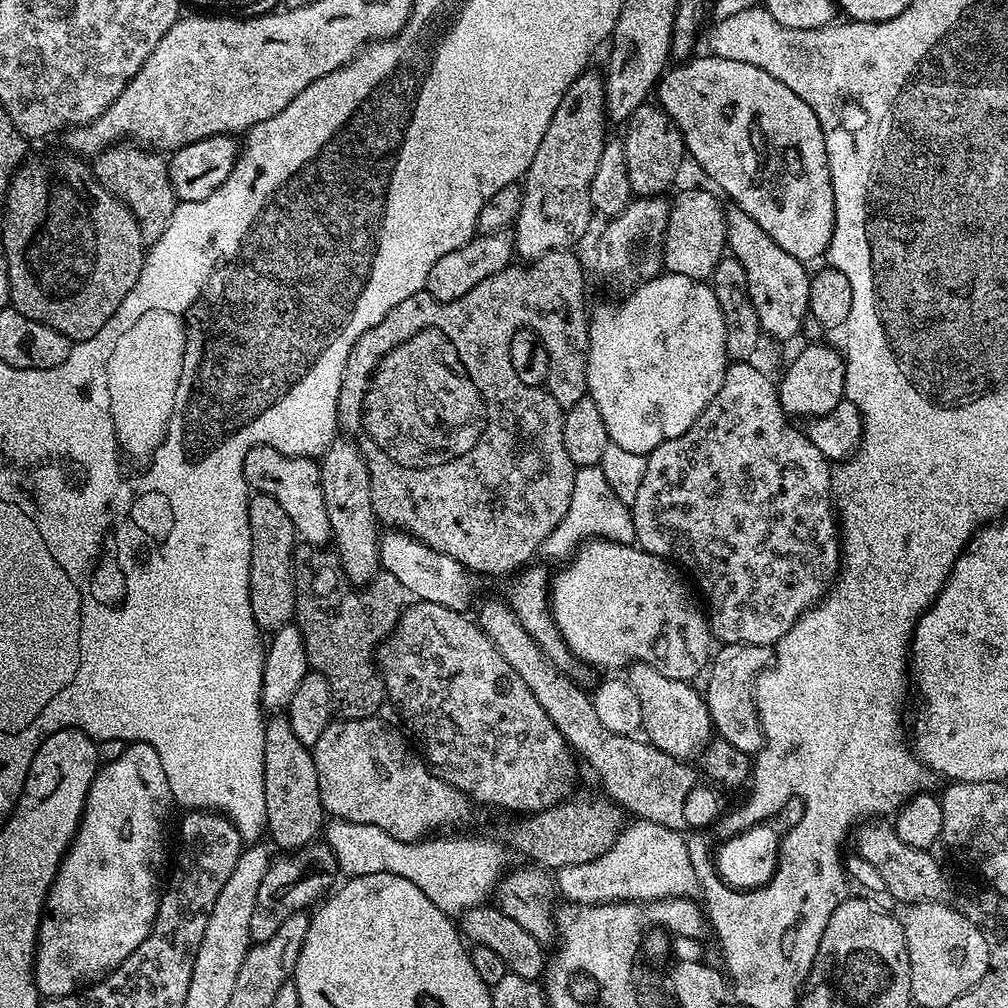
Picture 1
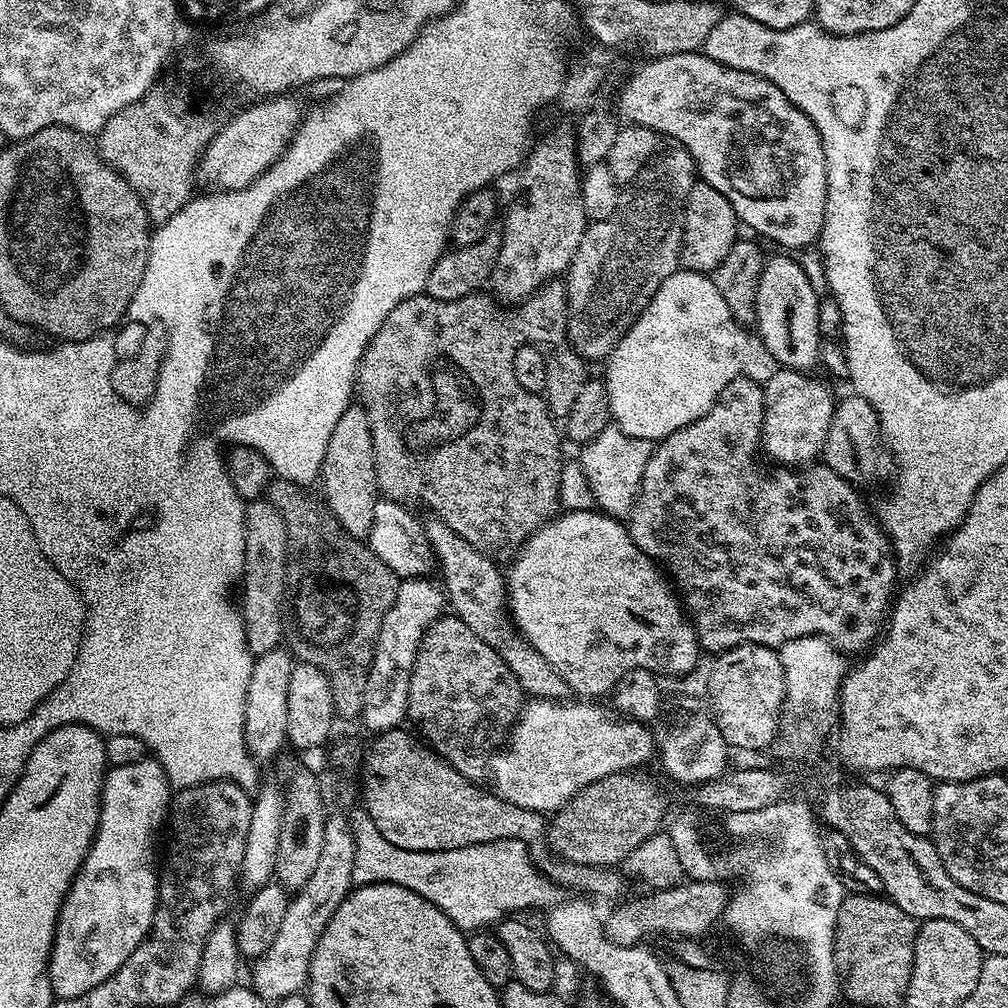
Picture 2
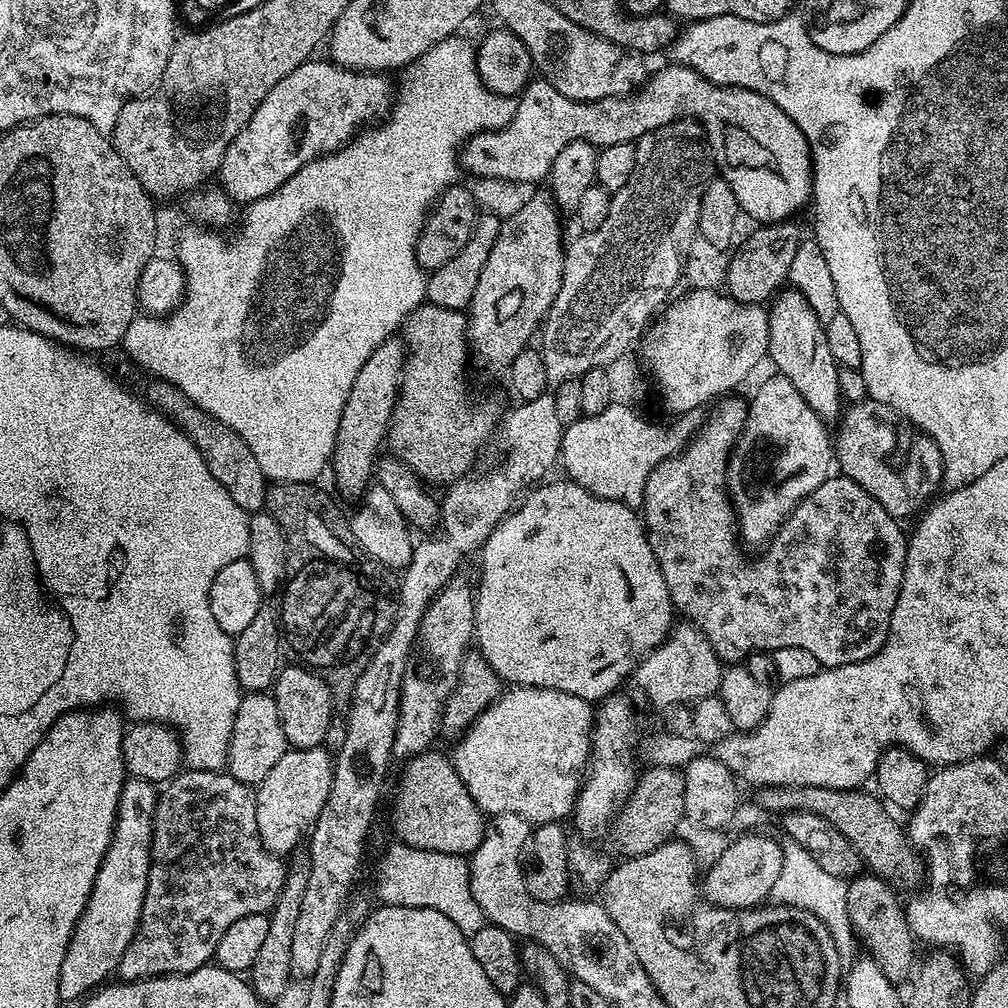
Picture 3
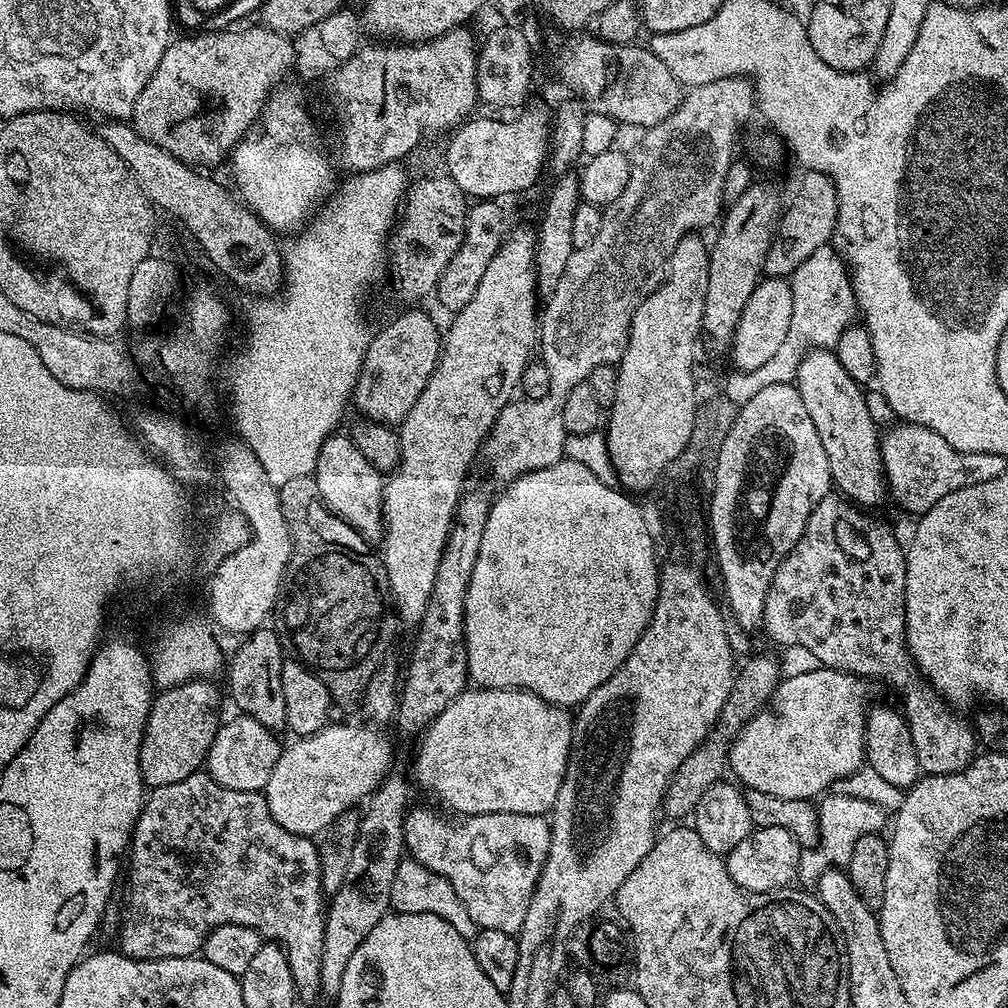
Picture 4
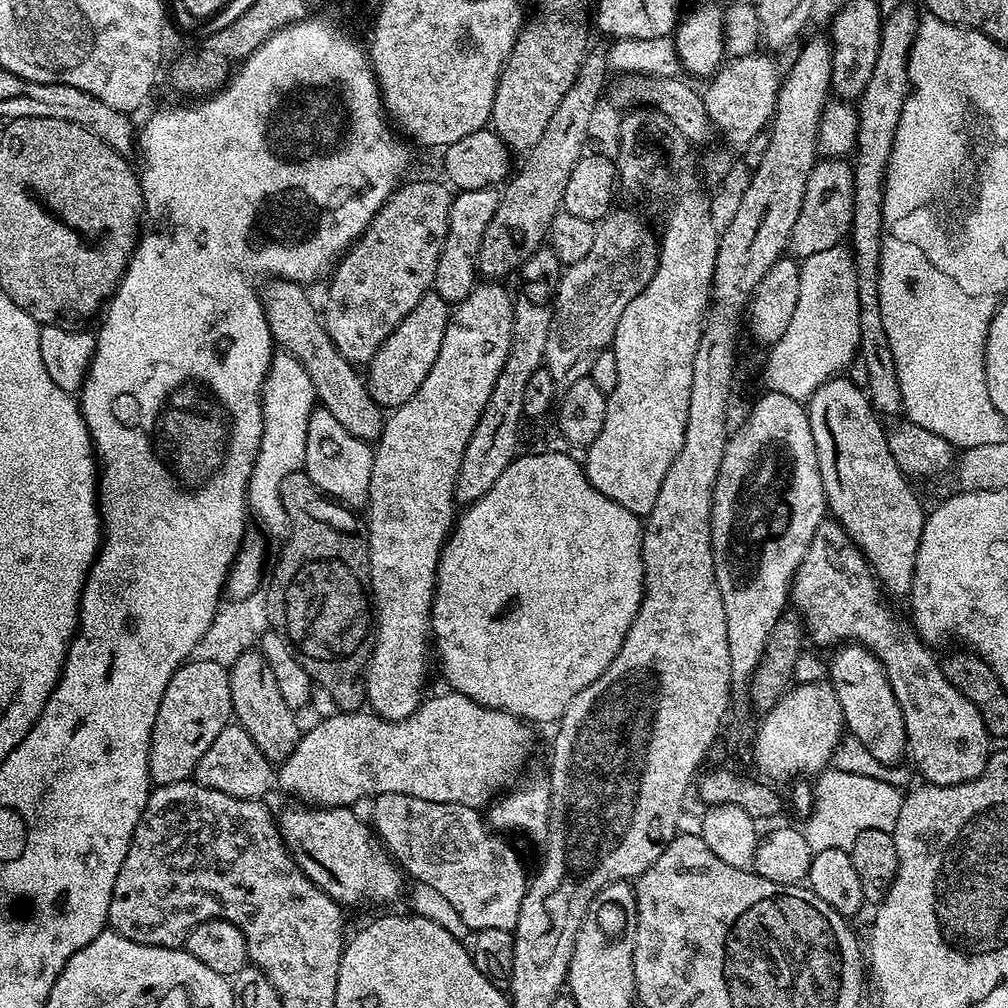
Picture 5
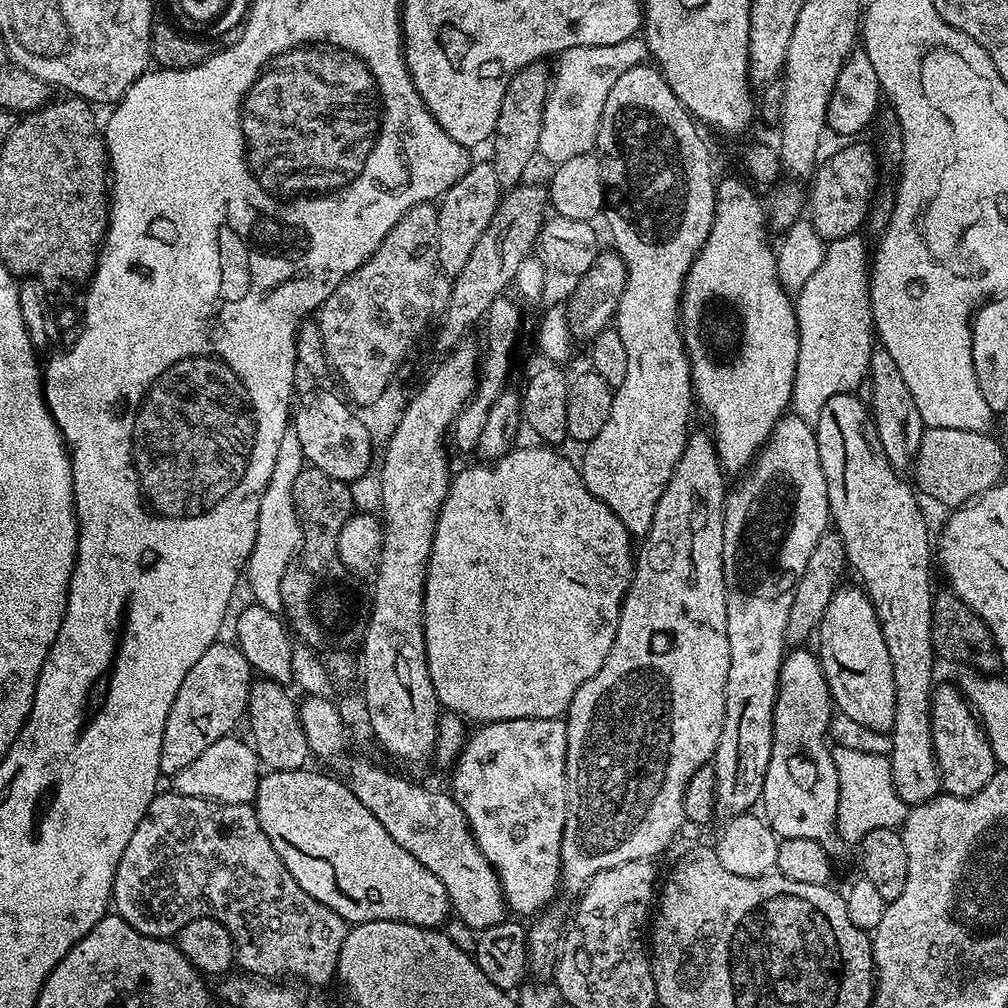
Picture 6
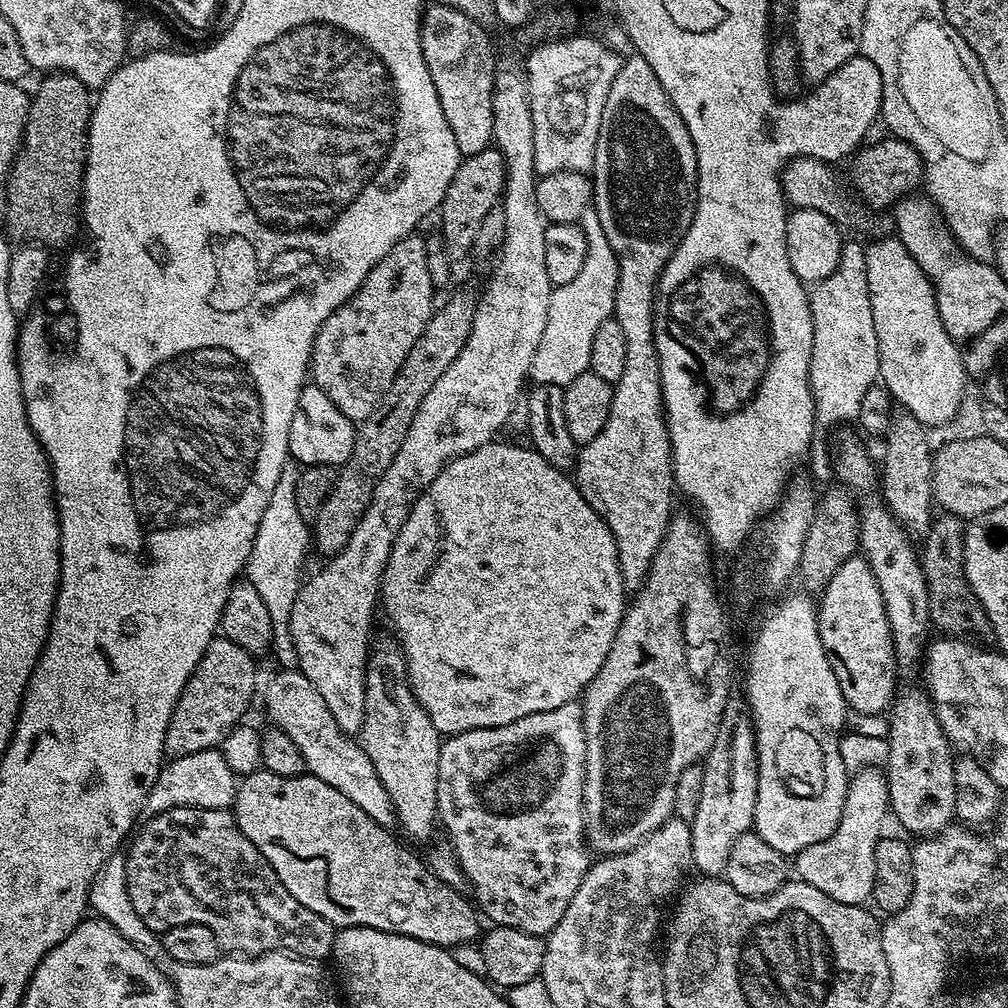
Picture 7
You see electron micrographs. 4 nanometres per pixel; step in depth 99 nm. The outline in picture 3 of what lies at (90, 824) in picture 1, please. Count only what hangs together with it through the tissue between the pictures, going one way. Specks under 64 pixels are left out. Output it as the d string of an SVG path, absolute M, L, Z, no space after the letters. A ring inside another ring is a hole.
M125 779L112 841L106 850L106 858L102 858L102 866L98 866L92 893L62 958L62 974L58 974L61 1001L79 1001L101 987L115 973L122 954L126 954L126 946L130 946L134 938L140 925L142 902L146 898L146 882L152 865L152 827L157 795L157 785L150 781Z

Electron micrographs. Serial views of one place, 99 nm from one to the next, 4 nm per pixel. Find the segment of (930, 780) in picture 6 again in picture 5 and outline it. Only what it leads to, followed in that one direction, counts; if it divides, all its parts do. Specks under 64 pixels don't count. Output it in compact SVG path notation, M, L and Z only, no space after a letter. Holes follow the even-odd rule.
M833 378L826 381L822 386L818 386L818 390L814 390L814 394L806 401L806 407L808 417L810 418L810 434L814 434L814 450L818 454L818 470L822 474L822 486L824 487L827 511L844 527L848 532L849 538L851 538L857 548L864 553L864 557L866 557L869 564L871 564L872 570L876 574L876 579L880 581L885 593L892 598L895 598L895 596L907 597L912 590L914 562L918 554L918 542L922 538L926 508L920 505L919 498L912 493L912 488L908 485L908 483L910 483L909 477L899 468L898 462L894 460L894 456L890 452L890 447L887 446L888 433L885 426L880 425L880 423L882 423L881 417L878 415L876 409L873 408L867 391L865 391L861 385L855 384L853 380L847 378Z

